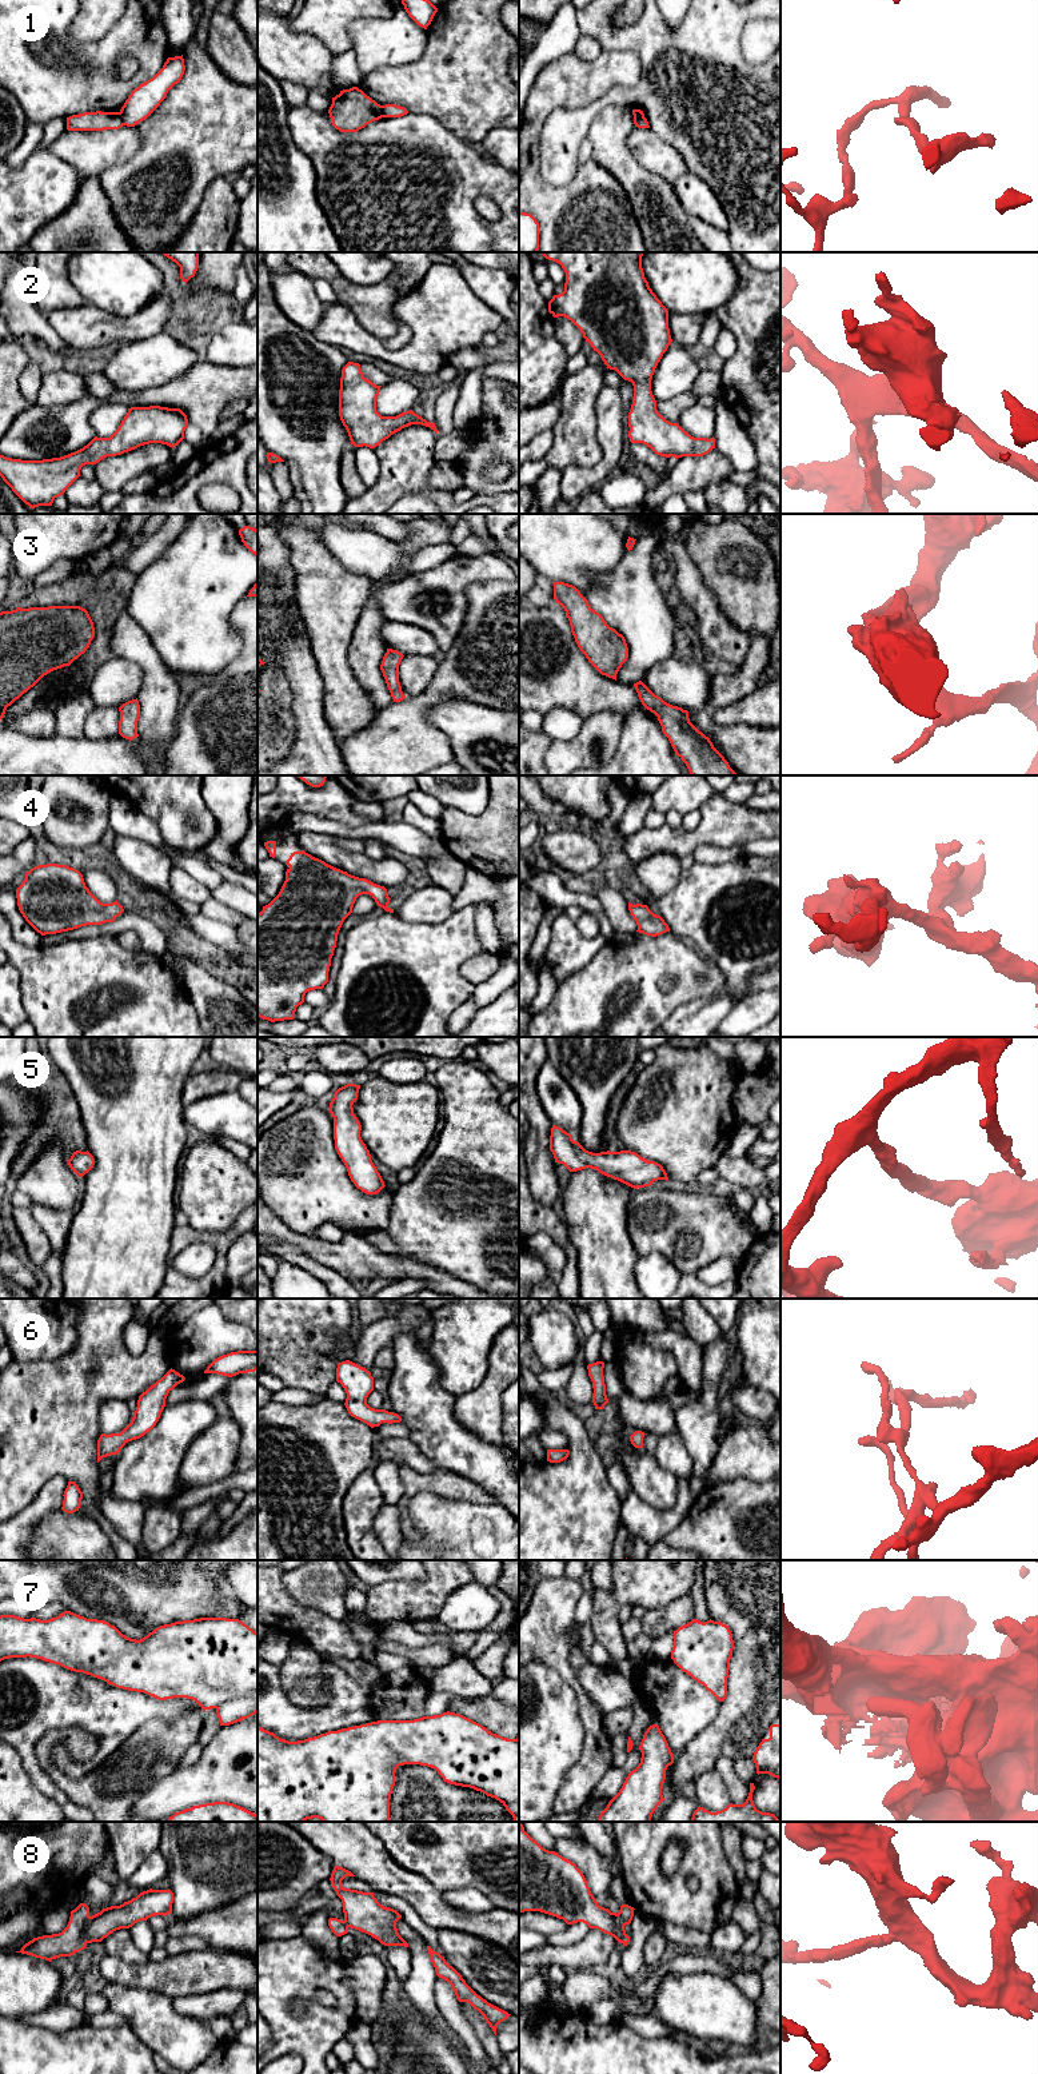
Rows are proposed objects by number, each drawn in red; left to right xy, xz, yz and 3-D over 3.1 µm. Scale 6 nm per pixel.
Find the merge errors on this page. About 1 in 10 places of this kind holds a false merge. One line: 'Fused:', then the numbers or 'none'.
Fused: 1

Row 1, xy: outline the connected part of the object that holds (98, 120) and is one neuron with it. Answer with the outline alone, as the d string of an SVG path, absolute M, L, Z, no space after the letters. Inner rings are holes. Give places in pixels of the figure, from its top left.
M84 112L67 117L68 131L119 129L124 125L119 112Z

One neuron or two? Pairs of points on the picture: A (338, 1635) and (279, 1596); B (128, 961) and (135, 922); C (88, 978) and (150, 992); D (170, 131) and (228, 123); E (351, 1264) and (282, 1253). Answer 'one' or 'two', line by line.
A: one
B: two
C: one
D: one
E: two

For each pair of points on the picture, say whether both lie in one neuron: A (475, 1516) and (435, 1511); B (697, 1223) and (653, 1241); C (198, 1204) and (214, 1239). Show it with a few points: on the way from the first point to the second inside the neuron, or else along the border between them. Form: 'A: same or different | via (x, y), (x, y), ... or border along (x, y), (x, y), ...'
A: same | via (466, 1516), (444, 1516)
B: same | via (686, 1225), (671, 1225), (663, 1232)
C: different | border along (238, 1216), (220, 1231), (196, 1231), (187, 1225)

